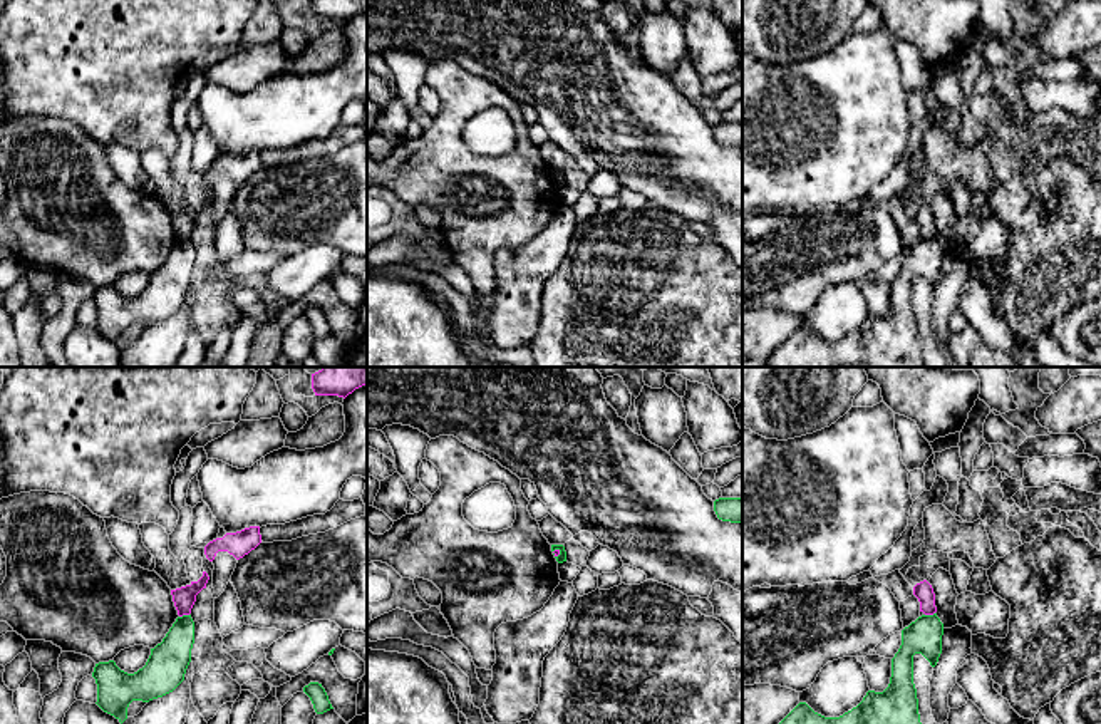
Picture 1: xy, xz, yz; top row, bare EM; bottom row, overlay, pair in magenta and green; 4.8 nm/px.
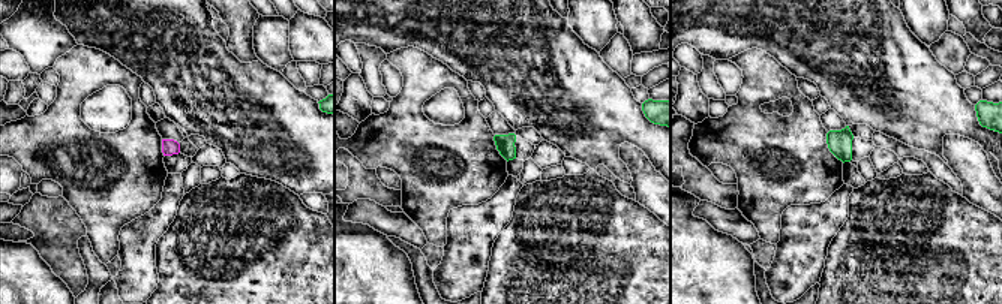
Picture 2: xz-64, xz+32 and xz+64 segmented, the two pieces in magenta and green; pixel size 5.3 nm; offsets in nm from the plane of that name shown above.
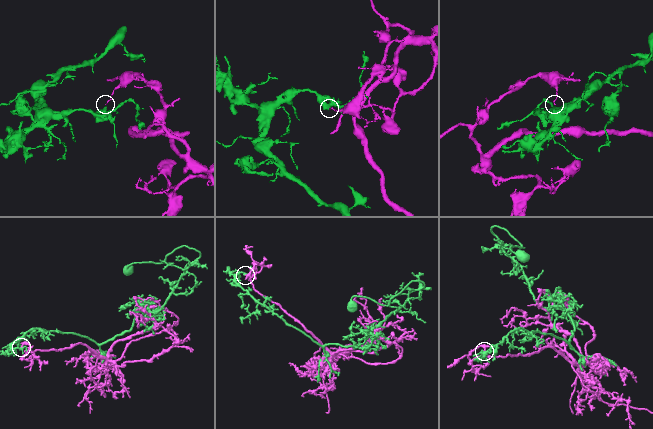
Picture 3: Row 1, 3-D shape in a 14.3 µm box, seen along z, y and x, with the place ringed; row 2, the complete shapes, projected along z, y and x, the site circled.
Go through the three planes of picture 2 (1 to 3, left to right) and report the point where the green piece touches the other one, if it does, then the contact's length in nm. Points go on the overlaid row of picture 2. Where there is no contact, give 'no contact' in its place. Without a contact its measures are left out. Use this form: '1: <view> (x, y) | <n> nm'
1: no contact
2: no contact
3: no contact

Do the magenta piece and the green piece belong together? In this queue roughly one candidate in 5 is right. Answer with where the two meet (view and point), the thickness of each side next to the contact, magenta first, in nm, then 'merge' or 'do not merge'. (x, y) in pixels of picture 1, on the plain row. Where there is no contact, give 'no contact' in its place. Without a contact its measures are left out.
contact xy (183, 238); calibres 110 and 190 nm; do not merge

